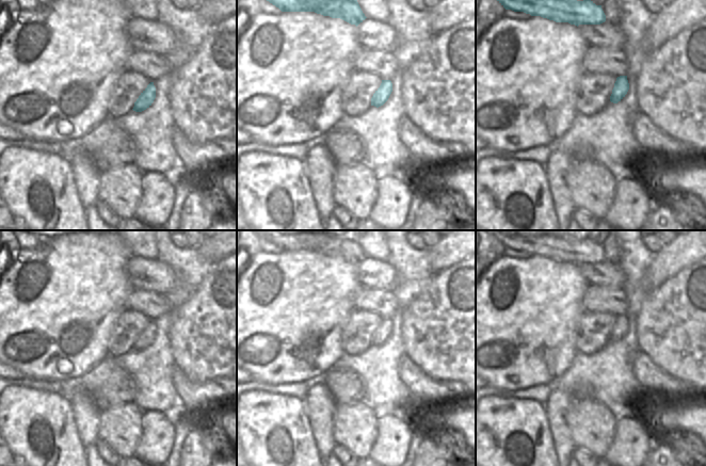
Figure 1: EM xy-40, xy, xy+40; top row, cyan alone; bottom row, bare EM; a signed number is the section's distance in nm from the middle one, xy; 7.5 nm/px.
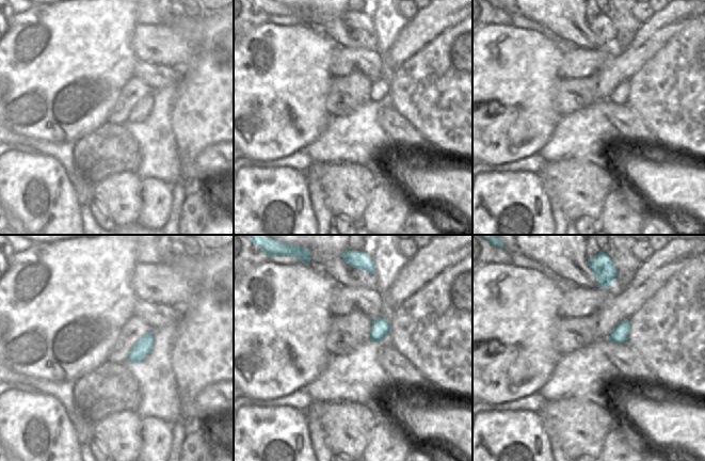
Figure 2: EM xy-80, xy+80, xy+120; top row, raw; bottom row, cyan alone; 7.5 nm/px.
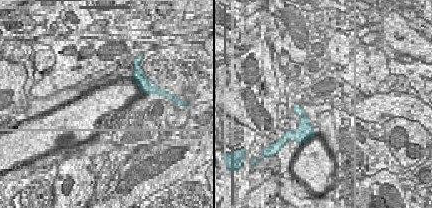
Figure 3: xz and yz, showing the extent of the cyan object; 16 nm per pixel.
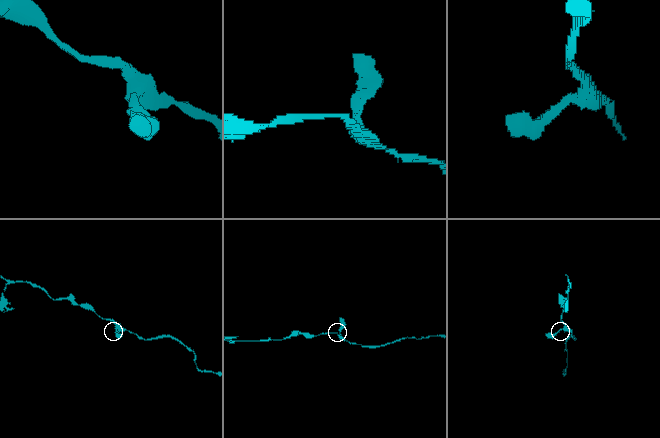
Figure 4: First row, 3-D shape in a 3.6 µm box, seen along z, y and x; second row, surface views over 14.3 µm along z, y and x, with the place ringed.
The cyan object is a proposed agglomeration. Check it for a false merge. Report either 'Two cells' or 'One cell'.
One cell

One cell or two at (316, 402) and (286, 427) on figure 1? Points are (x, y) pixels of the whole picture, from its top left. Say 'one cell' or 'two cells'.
two cells

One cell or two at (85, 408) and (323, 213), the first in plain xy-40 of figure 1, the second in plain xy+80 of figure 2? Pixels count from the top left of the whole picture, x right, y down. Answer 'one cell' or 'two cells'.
one cell

